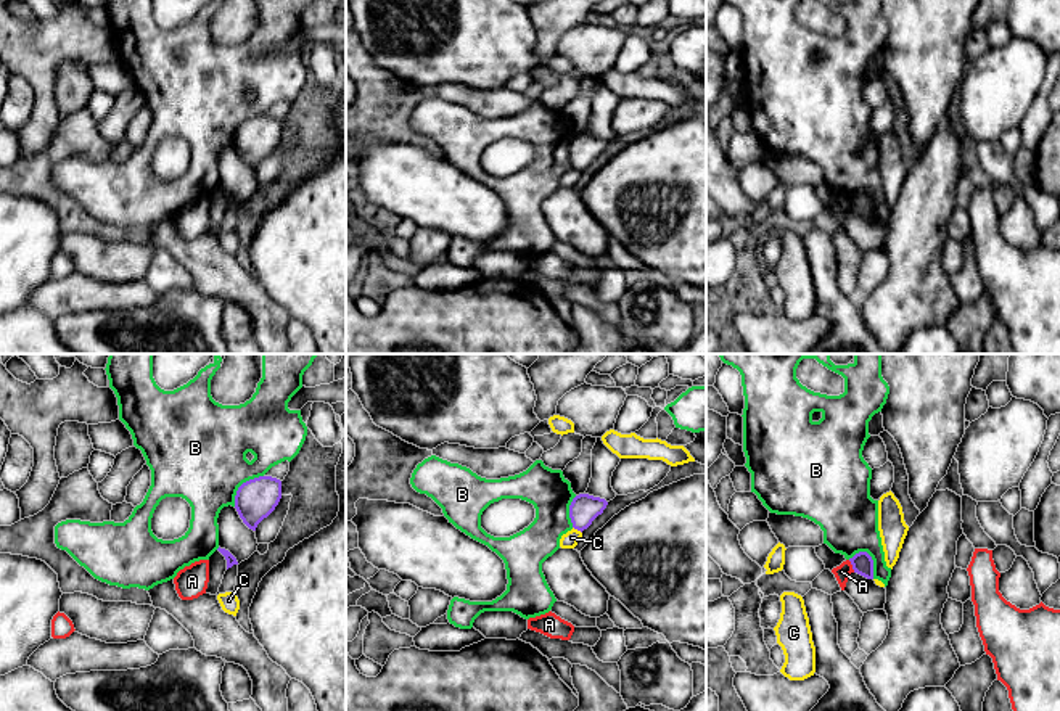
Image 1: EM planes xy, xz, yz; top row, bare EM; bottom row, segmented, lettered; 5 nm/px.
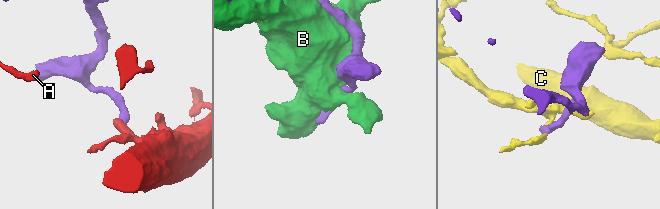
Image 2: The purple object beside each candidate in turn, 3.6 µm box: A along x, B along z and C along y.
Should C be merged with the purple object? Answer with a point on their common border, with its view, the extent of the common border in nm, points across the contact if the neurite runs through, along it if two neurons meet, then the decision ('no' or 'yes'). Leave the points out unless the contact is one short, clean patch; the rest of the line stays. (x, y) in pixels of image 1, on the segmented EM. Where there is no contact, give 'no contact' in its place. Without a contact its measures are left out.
meets purple in xz at (578, 530); contact 60 nm long; border along xz (573, 526), (581, 533); no

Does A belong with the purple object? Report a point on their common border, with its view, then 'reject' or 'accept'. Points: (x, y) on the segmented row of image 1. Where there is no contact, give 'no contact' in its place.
contact yz (853, 567); reject

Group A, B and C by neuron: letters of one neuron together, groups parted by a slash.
A / B / C

